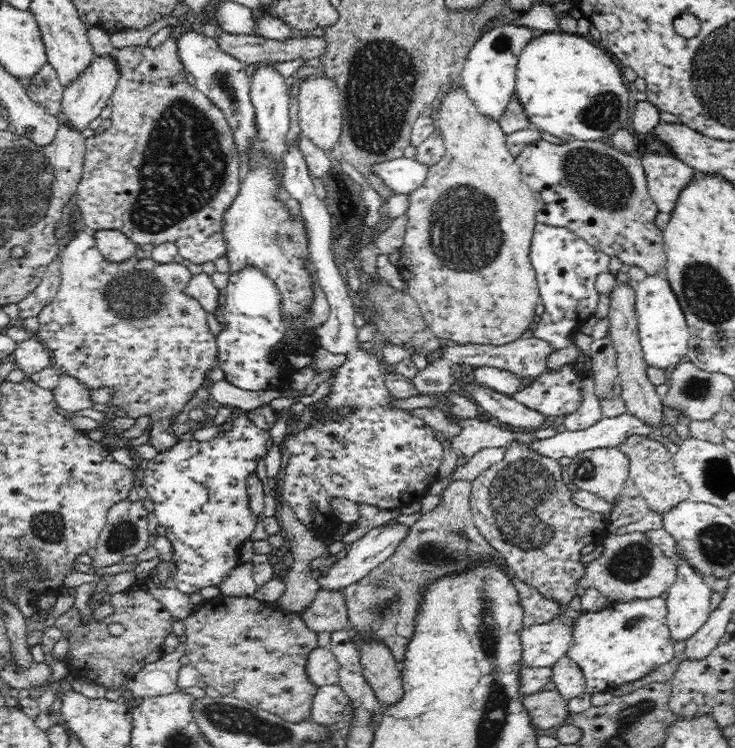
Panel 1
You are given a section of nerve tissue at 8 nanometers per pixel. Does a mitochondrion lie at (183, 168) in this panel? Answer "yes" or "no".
yes

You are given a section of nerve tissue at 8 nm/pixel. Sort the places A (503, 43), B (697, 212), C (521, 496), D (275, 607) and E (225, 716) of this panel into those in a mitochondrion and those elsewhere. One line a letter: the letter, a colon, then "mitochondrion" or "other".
A: mitochondrion
B: other
C: mitochondrion
D: other
E: mitochondrion

